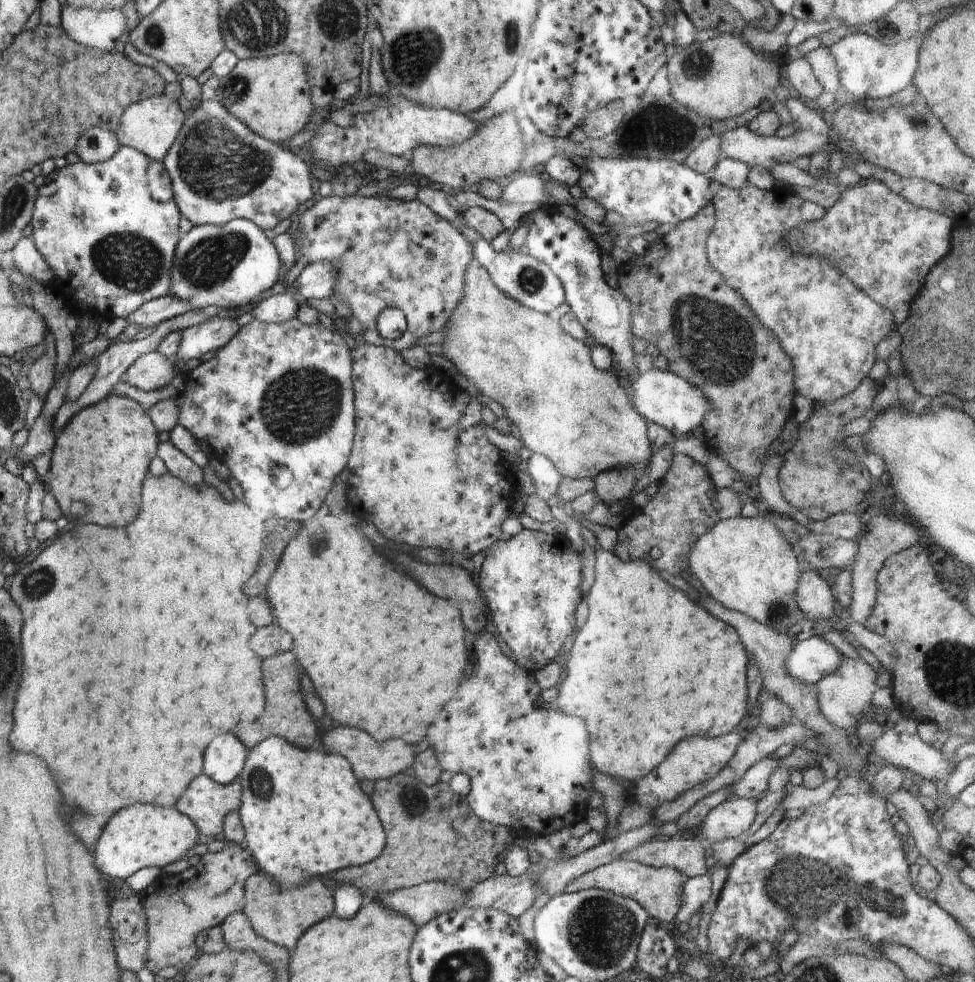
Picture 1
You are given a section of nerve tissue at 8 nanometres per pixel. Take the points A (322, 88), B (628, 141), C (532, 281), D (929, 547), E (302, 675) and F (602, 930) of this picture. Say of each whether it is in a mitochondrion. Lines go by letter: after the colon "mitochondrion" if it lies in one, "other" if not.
A: other
B: mitochondrion
C: mitochondrion
D: other
E: other
F: mitochondrion

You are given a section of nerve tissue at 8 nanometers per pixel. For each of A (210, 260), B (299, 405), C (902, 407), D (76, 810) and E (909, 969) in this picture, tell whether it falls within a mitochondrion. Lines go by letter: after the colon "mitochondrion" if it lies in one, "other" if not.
A: mitochondrion
B: mitochondrion
C: other
D: mitochondrion
E: other

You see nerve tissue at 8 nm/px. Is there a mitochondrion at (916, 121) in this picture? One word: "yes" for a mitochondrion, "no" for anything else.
yes

